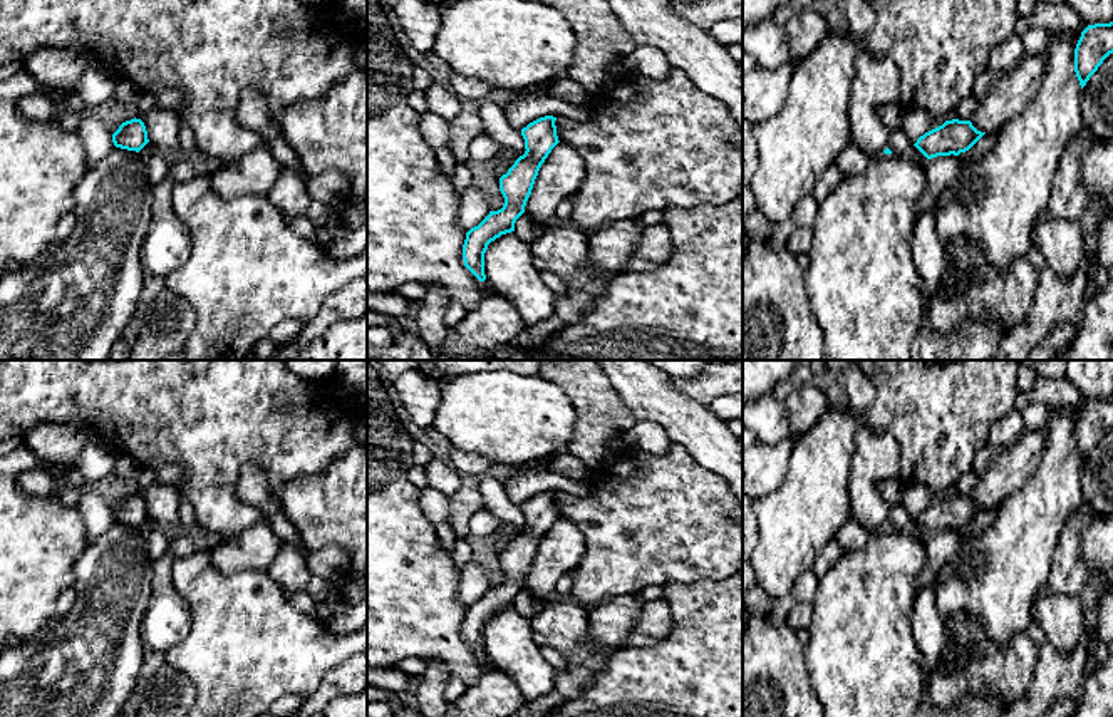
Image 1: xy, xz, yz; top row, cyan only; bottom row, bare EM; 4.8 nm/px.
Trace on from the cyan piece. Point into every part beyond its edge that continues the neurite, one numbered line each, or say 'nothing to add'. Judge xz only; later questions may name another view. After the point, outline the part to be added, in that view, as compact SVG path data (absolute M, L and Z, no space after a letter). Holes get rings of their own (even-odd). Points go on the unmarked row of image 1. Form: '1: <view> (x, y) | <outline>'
nothing to add

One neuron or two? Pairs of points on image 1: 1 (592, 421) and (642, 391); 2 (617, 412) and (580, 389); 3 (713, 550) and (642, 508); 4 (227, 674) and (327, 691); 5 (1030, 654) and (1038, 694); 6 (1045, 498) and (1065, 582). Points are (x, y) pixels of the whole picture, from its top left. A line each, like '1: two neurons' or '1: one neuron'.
1: two neurons
2: one neuron
3: one neuron
4: two neurons
5: two neurons
6: two neurons

